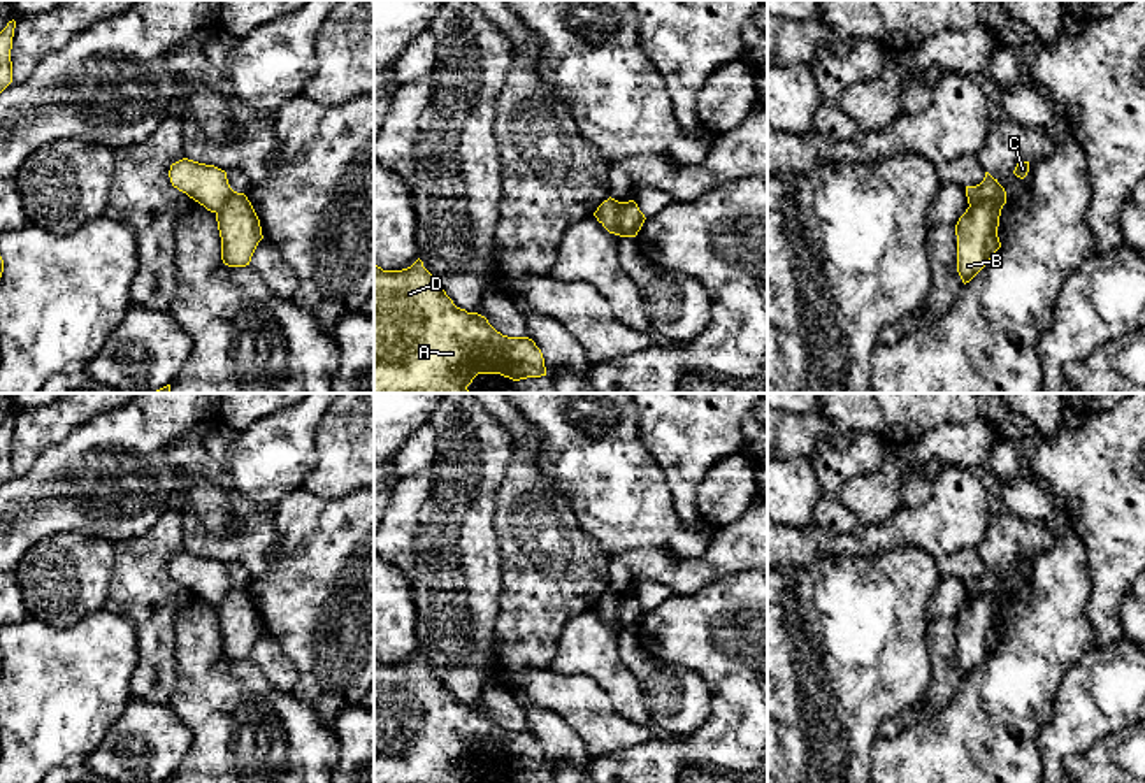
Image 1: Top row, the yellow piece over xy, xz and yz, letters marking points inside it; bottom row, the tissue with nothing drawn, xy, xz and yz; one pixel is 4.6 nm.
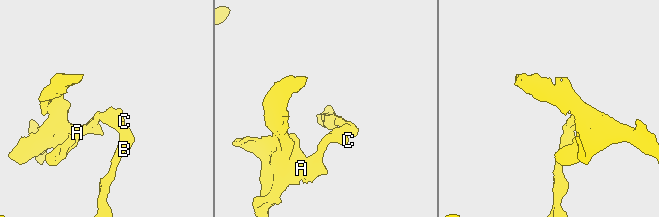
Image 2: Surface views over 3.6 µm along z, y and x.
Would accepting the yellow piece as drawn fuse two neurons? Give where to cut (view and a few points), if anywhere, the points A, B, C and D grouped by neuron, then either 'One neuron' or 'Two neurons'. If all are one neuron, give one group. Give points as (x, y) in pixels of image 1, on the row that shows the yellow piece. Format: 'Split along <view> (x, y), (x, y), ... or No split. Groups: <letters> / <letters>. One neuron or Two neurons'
Split along xz (617, 202), (619, 234). Groups: A C D / B. Two neurons

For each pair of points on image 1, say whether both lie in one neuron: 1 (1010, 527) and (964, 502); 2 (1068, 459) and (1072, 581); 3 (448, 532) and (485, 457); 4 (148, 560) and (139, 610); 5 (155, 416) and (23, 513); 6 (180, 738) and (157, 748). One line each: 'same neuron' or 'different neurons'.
1: different neurons
2: different neurons
3: same neuron
4: same neuron
5: same neuron
6: same neuron

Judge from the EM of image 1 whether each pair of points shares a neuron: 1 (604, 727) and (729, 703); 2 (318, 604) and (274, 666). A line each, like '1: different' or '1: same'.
1: different
2: different

